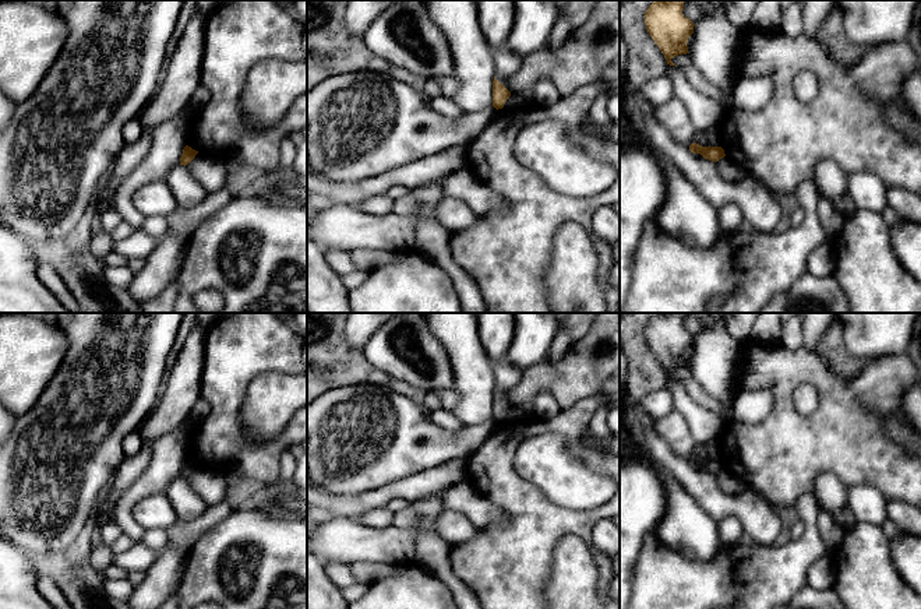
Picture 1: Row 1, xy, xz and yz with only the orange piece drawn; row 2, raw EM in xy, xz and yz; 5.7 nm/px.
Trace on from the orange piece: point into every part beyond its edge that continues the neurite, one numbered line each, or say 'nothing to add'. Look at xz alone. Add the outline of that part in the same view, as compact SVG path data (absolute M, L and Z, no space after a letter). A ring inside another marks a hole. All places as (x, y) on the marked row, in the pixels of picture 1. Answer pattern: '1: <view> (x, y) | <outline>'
nothing to add

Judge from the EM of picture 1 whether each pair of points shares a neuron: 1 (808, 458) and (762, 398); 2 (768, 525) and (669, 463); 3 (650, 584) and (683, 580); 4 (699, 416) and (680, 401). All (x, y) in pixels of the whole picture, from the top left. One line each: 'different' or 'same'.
1: different
2: same
3: same
4: same

